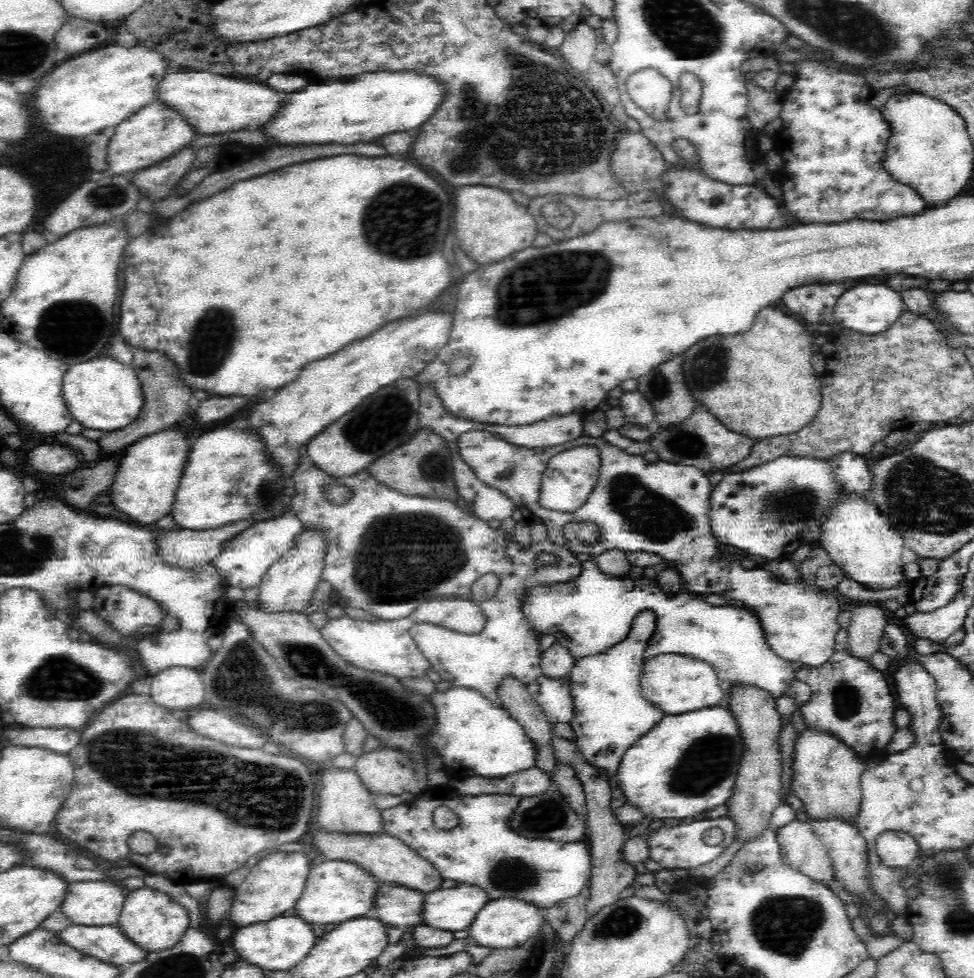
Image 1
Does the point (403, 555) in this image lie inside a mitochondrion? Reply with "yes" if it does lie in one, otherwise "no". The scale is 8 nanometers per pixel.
yes

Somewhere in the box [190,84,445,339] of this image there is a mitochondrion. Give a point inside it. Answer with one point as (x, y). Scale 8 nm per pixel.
(377, 228)

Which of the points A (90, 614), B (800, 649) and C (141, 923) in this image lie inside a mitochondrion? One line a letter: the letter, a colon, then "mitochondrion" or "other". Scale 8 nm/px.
A: other
B: other
C: other

